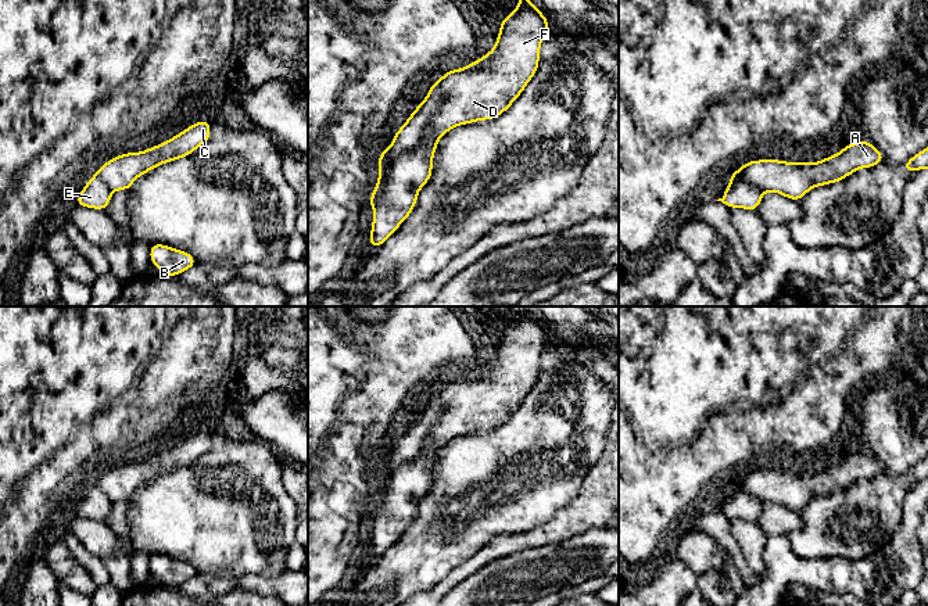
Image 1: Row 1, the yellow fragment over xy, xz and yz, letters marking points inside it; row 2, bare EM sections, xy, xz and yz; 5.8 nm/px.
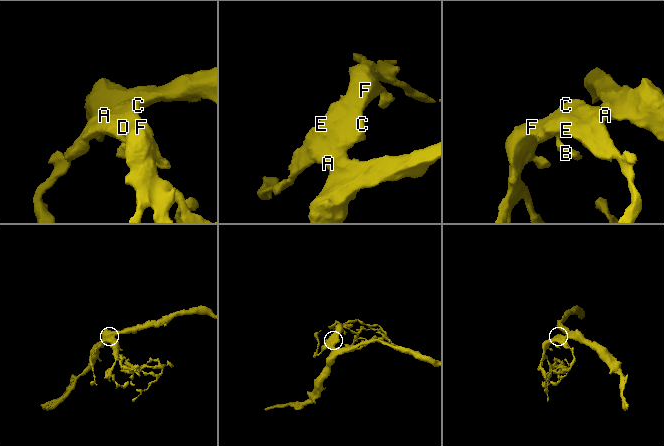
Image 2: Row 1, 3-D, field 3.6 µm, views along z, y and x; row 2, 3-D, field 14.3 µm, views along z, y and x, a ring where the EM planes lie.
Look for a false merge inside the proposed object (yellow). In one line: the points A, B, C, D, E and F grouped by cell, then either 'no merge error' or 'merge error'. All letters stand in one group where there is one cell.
groups A B C D F / E; merge error

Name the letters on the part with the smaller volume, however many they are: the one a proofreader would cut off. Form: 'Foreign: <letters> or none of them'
Foreign: E

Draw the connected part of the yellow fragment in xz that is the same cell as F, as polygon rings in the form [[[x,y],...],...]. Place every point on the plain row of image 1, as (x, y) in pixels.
[[[519,306],[516,319],[499,334],[494,359],[462,380],[444,383],[442,410],[430,426],[422,449],[412,460],[402,463],[384,485],[379,485],[369,508],[368,514],[373,519],[372,541],[368,546],[372,560],[383,556],[409,528],[418,513],[419,501],[431,490],[437,452],[459,435],[498,428],[523,404],[538,381],[541,354],[549,341],[547,327],[526,306]]]

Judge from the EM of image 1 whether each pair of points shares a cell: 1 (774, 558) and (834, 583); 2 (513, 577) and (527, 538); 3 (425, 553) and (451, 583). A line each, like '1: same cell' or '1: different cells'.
1: same cell
2: different cells
3: different cells

